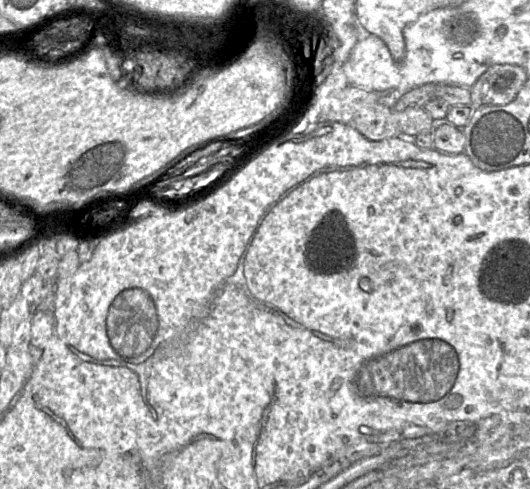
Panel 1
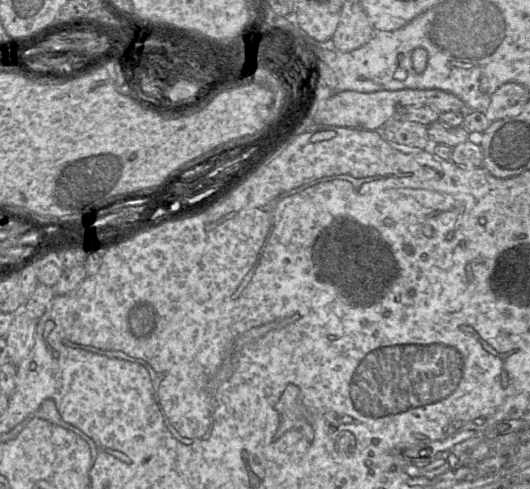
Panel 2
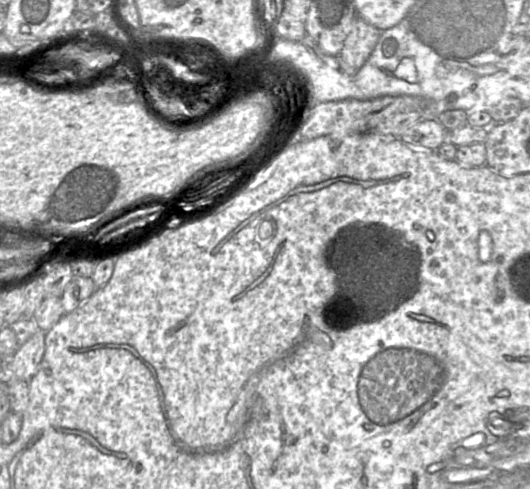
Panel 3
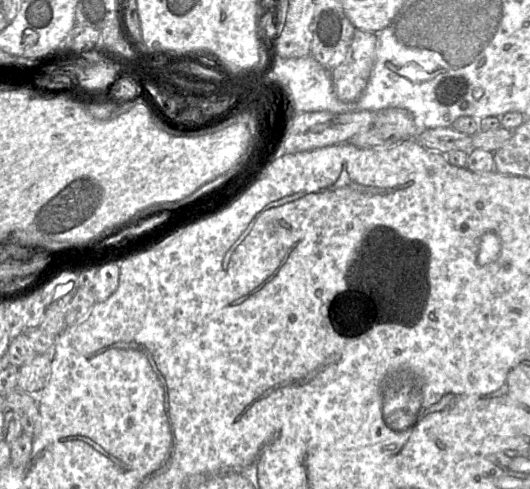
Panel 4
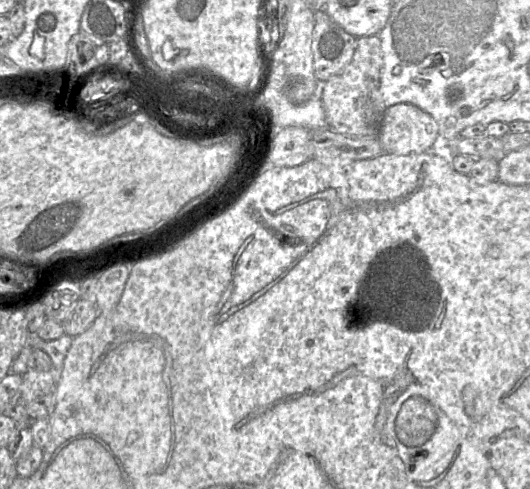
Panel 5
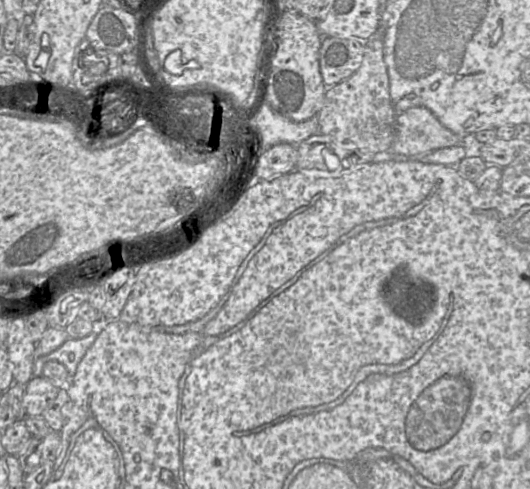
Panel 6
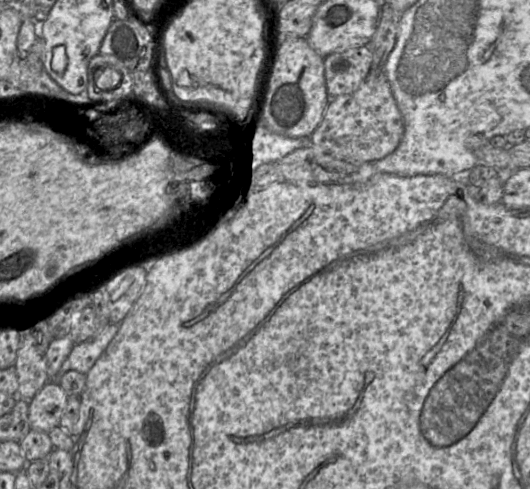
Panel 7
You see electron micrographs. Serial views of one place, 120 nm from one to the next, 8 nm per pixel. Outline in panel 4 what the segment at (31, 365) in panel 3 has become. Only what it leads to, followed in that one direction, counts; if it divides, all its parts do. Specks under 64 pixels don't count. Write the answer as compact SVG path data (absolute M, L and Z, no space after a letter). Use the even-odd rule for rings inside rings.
M55 345L44 354L38 354L28 364L20 367L18 388L28 393L41 393L47 386L52 370Z

